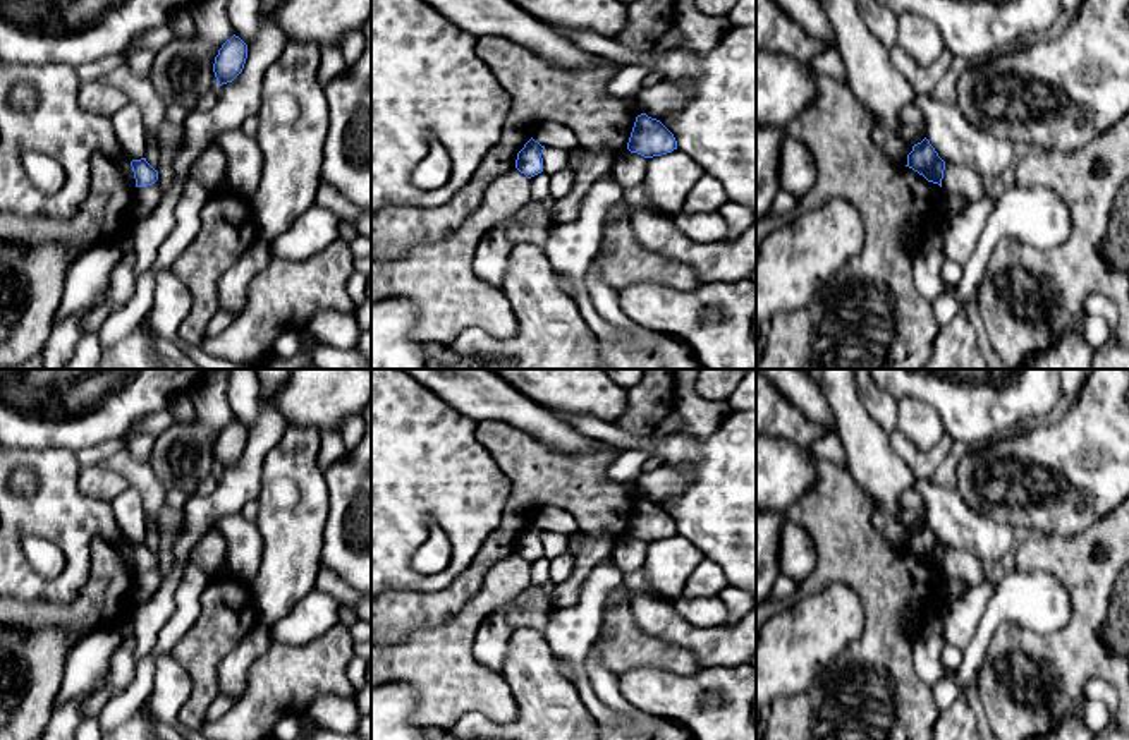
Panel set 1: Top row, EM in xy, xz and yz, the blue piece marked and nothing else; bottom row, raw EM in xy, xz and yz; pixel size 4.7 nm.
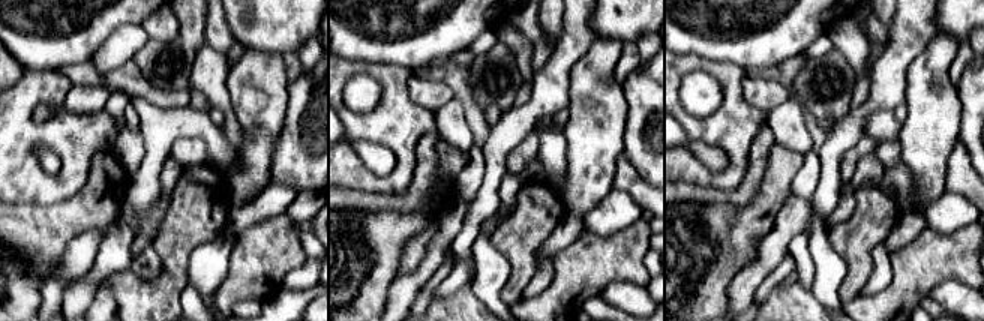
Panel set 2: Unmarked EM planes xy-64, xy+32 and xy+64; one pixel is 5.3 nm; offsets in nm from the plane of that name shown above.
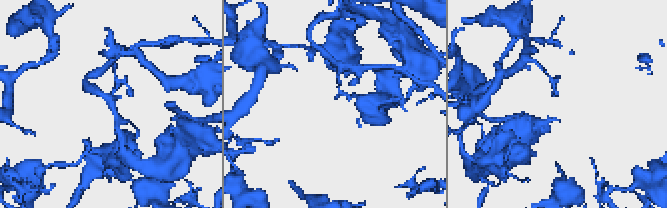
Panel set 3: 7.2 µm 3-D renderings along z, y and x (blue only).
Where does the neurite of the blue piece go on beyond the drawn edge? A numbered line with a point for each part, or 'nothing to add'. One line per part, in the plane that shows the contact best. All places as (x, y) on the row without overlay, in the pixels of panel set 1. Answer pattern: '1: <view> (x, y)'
nothing to add

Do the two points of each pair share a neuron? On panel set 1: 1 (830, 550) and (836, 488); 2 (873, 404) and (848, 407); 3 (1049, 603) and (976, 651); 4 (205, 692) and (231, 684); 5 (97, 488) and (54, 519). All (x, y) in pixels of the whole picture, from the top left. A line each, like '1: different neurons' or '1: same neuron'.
1: same neuron
2: different neurons
3: same neuron
4: different neurons
5: different neurons

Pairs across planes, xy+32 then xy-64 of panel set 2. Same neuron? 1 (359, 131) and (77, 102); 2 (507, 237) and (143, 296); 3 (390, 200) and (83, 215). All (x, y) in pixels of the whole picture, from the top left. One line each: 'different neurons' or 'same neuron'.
1: different neurons
2: same neuron
3: same neuron

